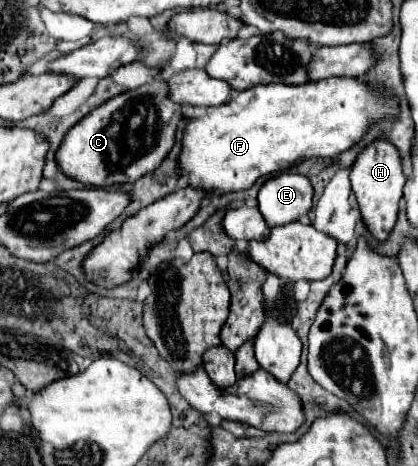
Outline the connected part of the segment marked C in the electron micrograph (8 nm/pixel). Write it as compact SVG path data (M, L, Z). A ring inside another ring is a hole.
M157 75L151 83L131 89L123 95L117 95L105 101L101 107L93 109L87 117L83 117L65 135L61 147L55 153L55 161L67 177L89 187L109 187L109 185L123 185L129 181L137 181L145 173L151 173L153 169L157 169L163 157L171 151L173 141L175 141L175 129L181 119L179 109L181 105L175 105L173 101L167 99L167 83L163 81L161 75Z

